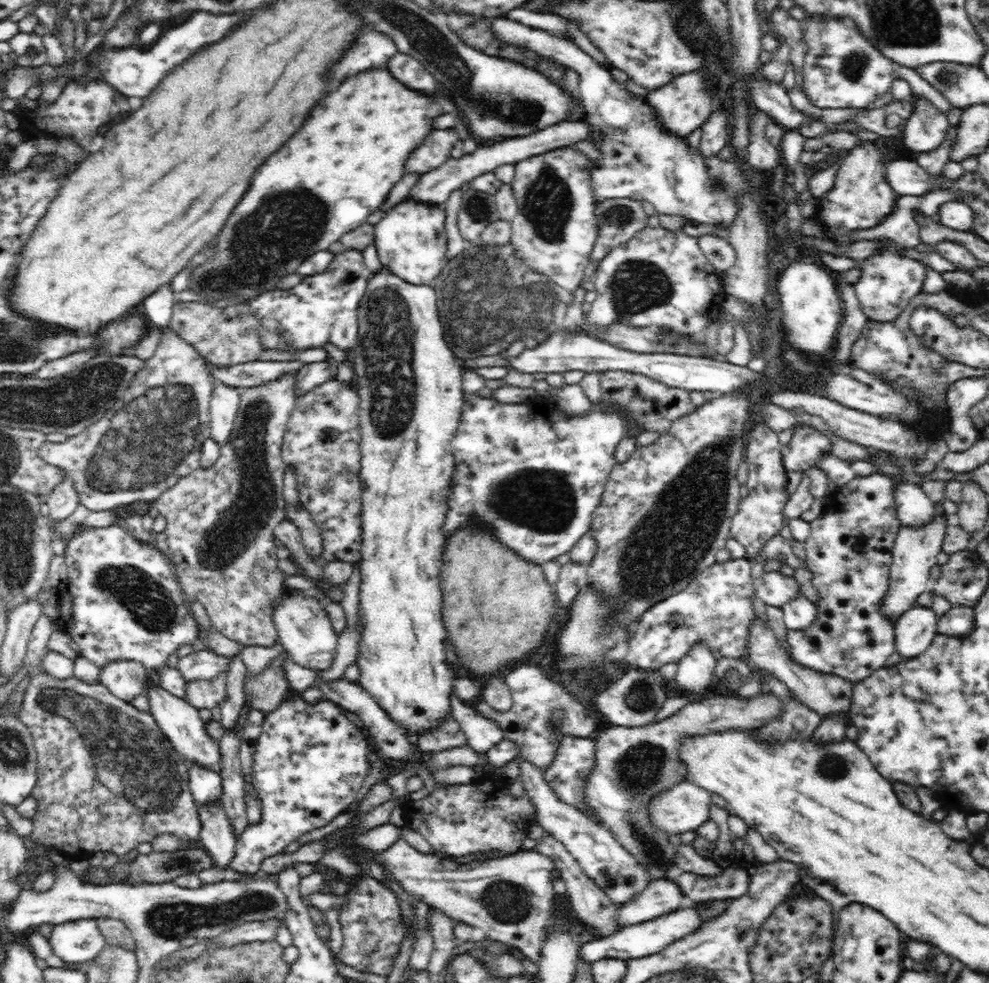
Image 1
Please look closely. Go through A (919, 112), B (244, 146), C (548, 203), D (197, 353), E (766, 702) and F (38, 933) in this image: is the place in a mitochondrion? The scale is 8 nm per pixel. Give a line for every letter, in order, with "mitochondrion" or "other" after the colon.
A: other
B: other
C: mitochondrion
D: other
E: other
F: other

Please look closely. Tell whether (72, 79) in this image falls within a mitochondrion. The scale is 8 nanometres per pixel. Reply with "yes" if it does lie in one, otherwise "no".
no

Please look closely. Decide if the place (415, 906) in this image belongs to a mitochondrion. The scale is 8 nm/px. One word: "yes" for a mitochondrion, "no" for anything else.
no

